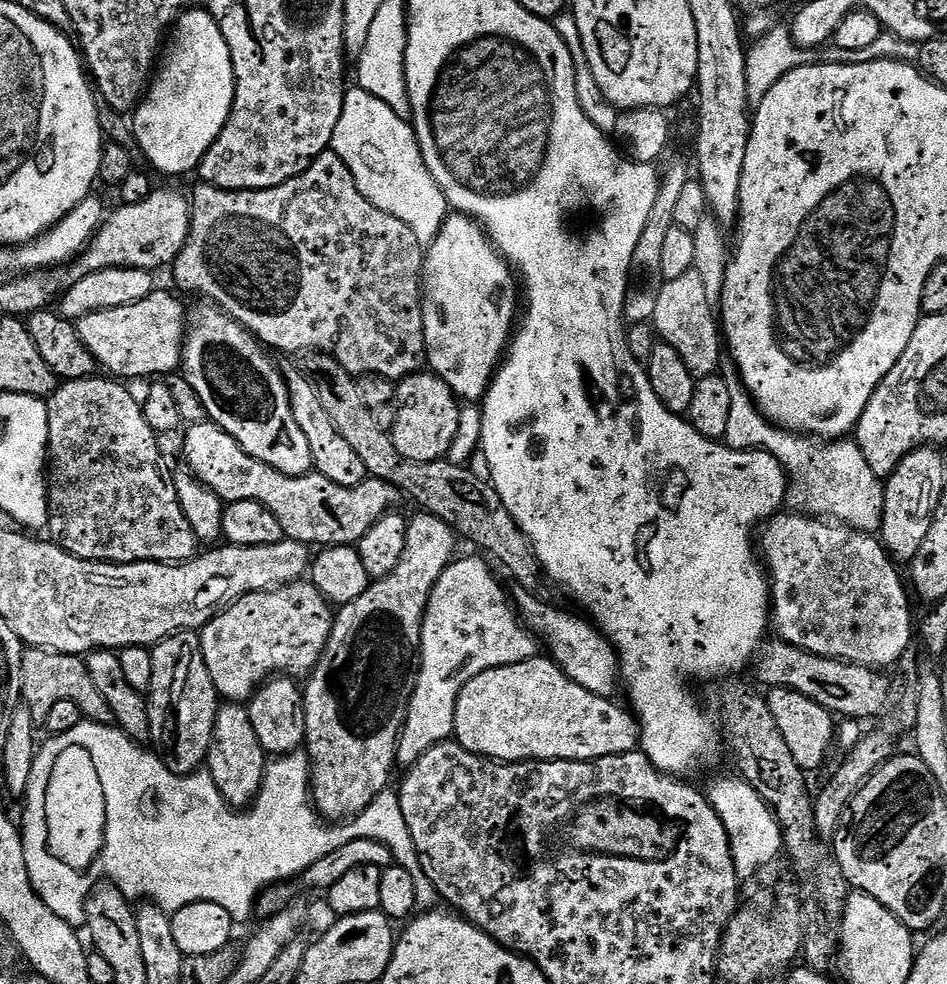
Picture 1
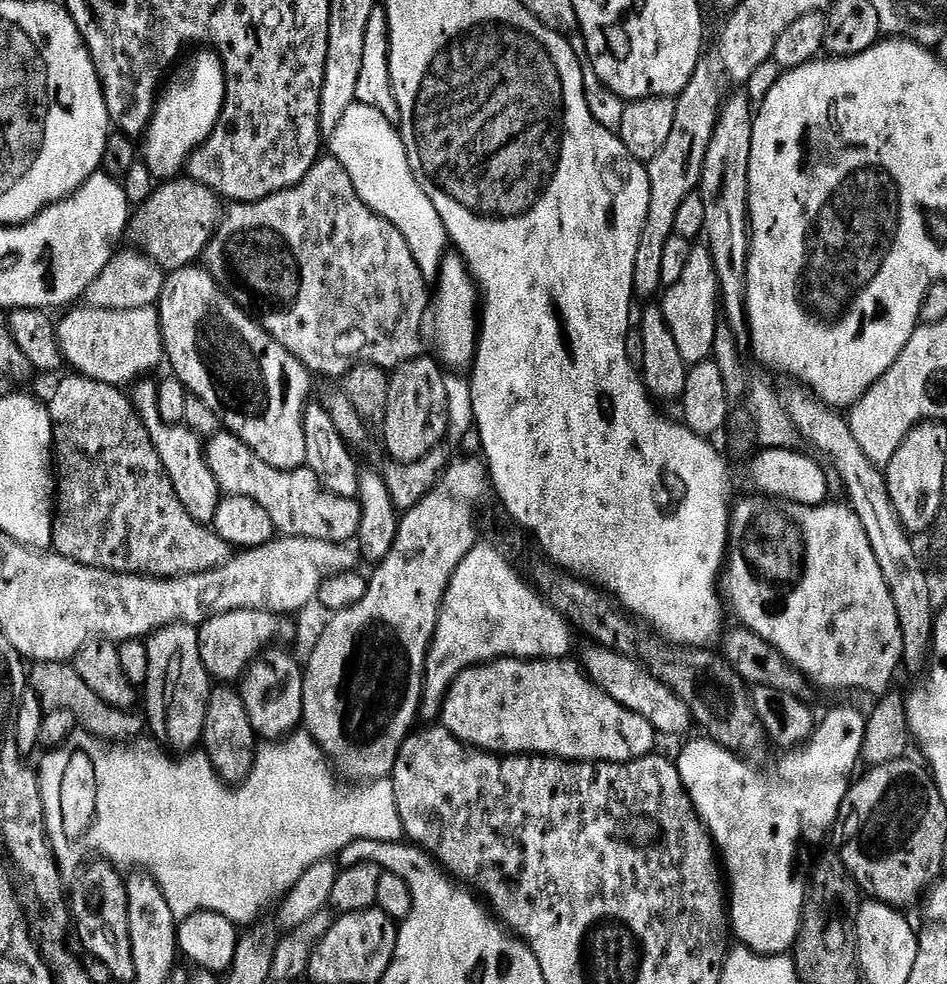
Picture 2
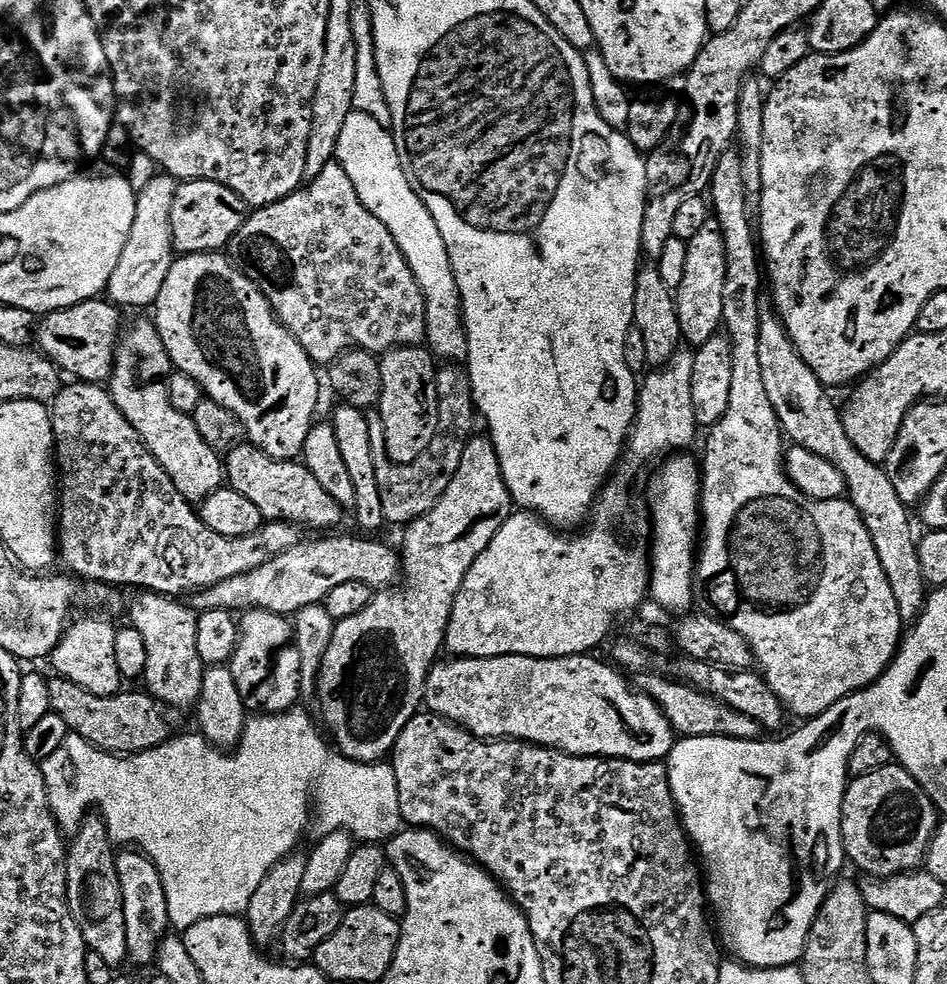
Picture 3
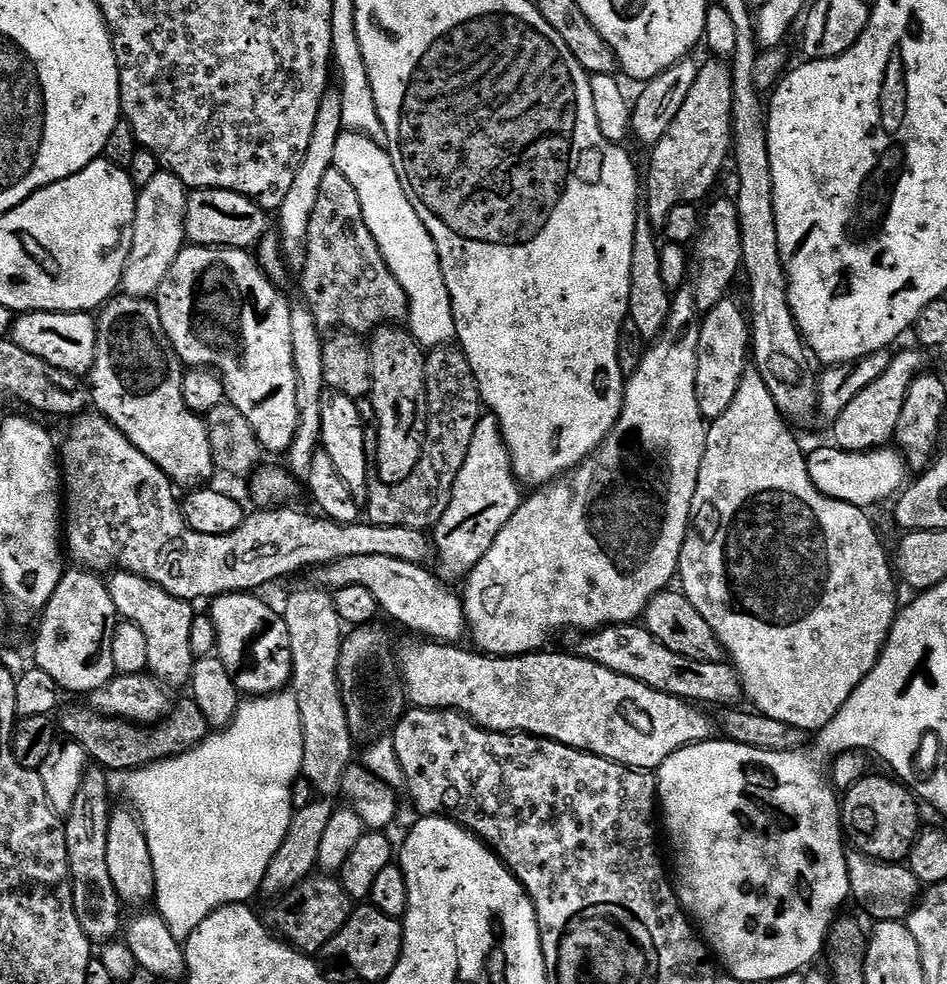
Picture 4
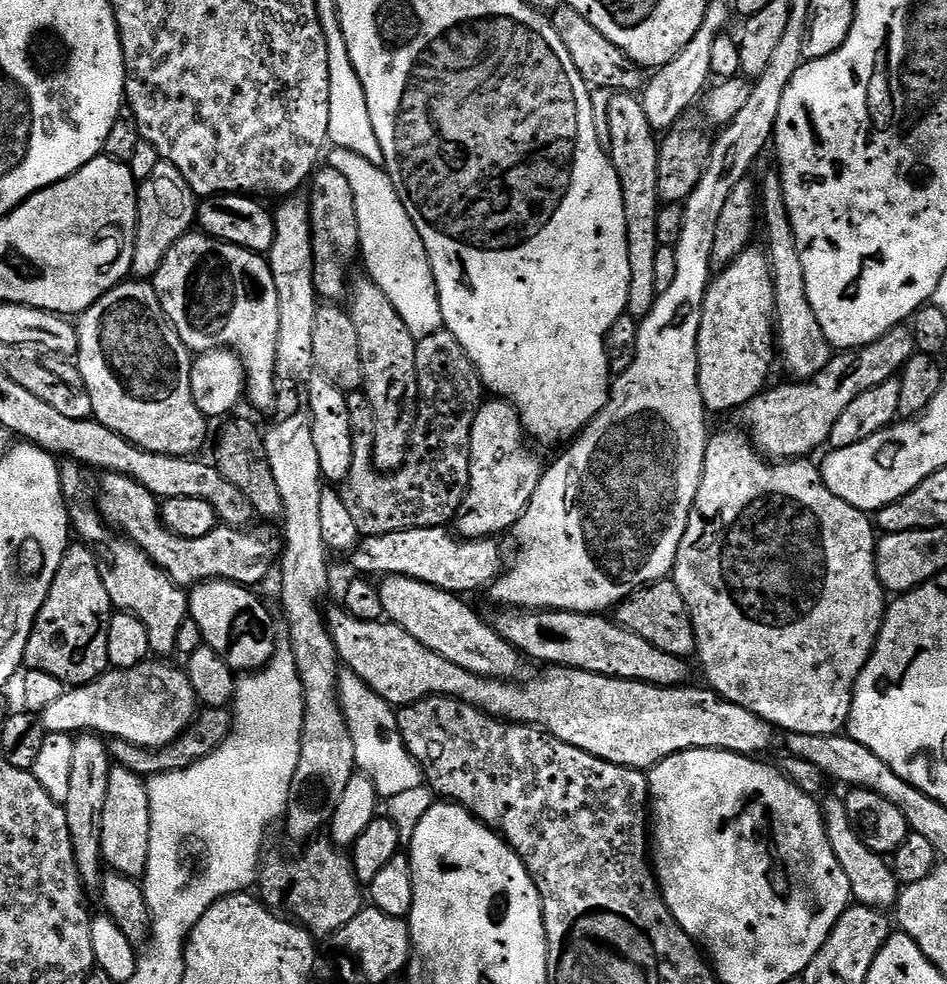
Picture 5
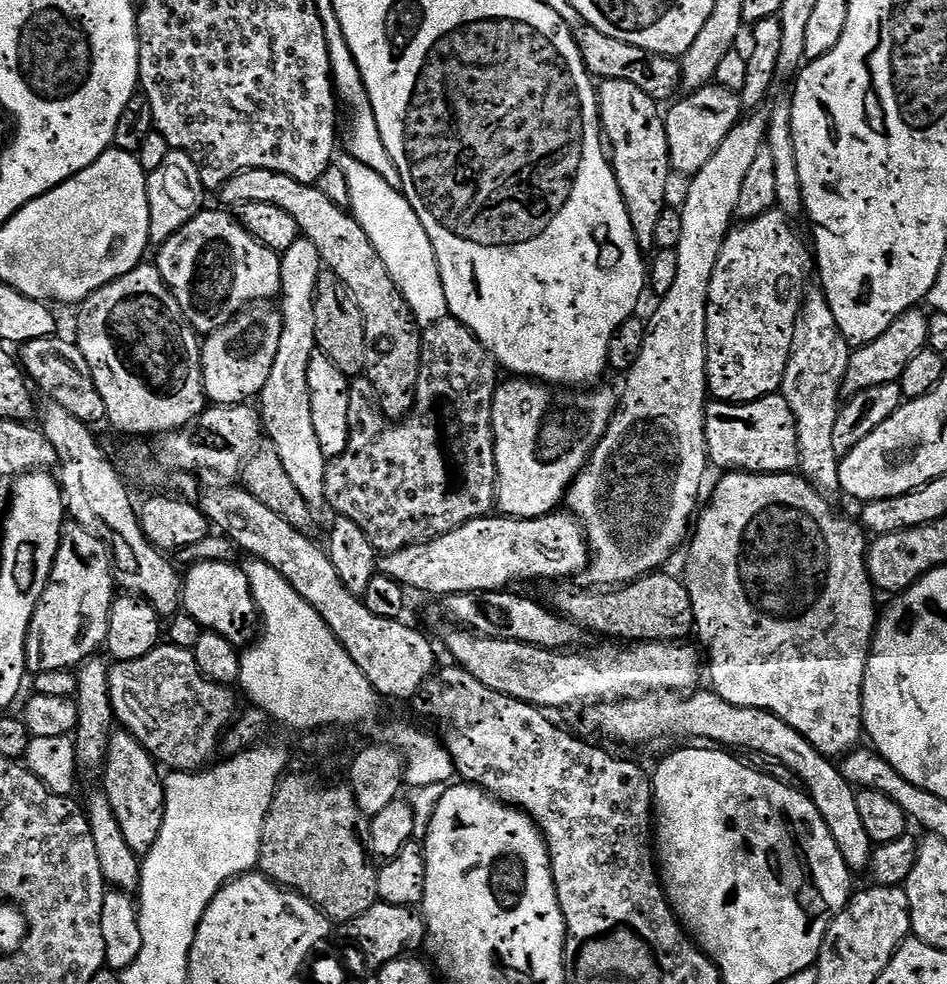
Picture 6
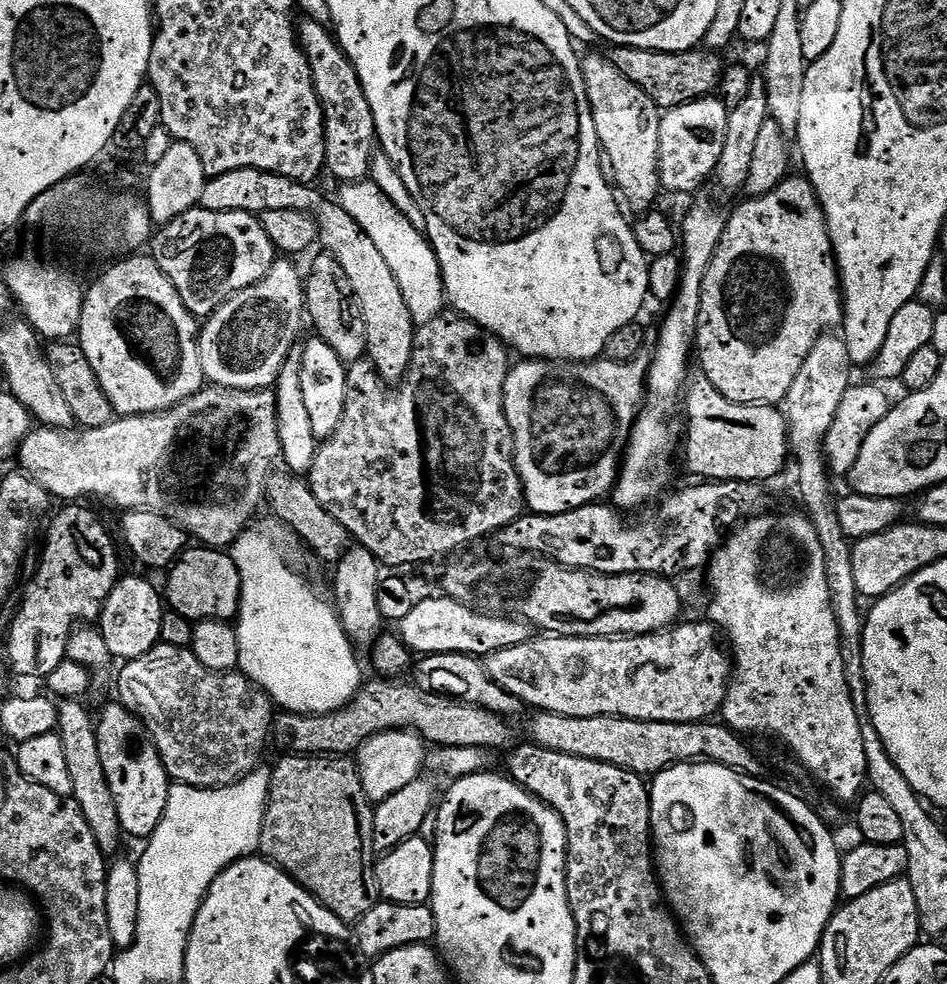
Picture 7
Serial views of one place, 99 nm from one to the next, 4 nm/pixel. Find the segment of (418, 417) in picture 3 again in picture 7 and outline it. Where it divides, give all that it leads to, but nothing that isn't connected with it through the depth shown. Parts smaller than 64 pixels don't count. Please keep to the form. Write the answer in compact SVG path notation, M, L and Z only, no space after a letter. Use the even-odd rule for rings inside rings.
M243 168L242 170L230 170L226 174L205 179L204 189L199 207L215 212L251 212L259 214L266 210L298 210L314 214L316 230L318 233L318 244L327 255L338 258L342 270L346 270L346 278L350 278L350 290L354 290L354 298L358 298L358 306L362 310L362 322L366 322L366 342L368 343L367 359L377 368L377 374L388 386L396 386L403 381L404 375L408 373L408 367L412 361L412 351L416 341L416 325L412 321L410 310L406 306L406 298L402 298L402 290L398 286L398 278L394 278L394 270L390 270L386 258L374 246L370 234L354 222L350 214L335 199L327 200L325 193L319 187L312 184L304 184L301 180L291 180L282 174L263 172L257 168Z

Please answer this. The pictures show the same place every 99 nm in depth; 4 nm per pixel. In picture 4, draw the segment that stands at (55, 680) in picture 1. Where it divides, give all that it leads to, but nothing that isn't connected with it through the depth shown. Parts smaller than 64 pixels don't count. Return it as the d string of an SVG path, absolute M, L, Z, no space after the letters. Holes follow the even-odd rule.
M185 698L180 705L178 703L169 711L168 715L160 720L159 723L133 723L131 720L120 719L117 716L106 716L95 709L83 704L72 704L61 707L58 712L58 728L61 733L64 732L69 741L80 744L84 747L85 752L93 761L96 760L101 769L109 773L123 774L132 771L133 768L145 768L147 764L153 764L159 760L169 760L178 754L190 751L194 746L198 746L210 735L210 725L206 714L191 698Z

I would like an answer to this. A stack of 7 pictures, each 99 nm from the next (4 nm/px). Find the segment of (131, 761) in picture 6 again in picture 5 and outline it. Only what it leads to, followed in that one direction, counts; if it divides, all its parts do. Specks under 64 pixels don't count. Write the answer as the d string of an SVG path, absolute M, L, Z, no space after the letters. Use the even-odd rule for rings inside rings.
M116 766L110 774L110 790L106 790L106 810L102 810L100 819L100 849L104 852L105 861L125 876L140 878L148 871L148 859L152 853L152 799L145 777L129 768Z

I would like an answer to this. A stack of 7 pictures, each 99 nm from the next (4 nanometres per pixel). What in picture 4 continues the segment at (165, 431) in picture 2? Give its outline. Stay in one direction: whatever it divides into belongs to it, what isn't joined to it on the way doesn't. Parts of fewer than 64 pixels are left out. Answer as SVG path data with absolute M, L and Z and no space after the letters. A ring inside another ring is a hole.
M120 294L104 305L98 316L98 346L96 361L90 373L90 400L95 411L111 421L120 433L150 462L163 470L173 485L184 490L195 490L207 485L218 469L212 451L208 426L203 415L194 413L188 408L184 397L184 373L186 365L174 350L166 330L162 326L160 311L155 299L147 296L129 296Z

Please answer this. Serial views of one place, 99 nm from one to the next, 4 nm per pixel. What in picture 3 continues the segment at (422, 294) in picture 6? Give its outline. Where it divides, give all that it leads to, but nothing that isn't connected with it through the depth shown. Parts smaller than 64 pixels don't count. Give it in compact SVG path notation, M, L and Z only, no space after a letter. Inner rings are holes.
M354 110L348 115L342 126L342 135L339 136L336 147L336 160L344 167L346 174L350 174L350 182L354 182L354 190L358 190L358 198L362 198L366 210L370 210L370 214L374 214L374 218L382 221L386 230L390 230L390 234L394 234L394 242L398 242L398 250L402 250L414 278L418 278L418 286L424 291L428 351L440 362L467 361L468 336L464 333L464 314L460 306L460 291L450 266L448 247L446 242L442 242L442 234L438 234L438 226L435 224L434 218L430 218L430 210L426 210L422 198L418 198L418 194L414 194L410 182L406 182L406 174L402 170L402 162L398 158L398 150L391 131L378 126L378 122L374 122L374 118Z

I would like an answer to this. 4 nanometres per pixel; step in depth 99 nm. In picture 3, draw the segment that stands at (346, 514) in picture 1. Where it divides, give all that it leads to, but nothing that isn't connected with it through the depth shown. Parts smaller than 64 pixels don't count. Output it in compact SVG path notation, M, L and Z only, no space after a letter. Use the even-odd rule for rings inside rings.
M241 442L236 447L228 449L224 460L224 471L227 487L238 490L238 494L250 498L250 502L254 502L254 506L262 510L265 521L295 524L304 530L307 528L330 528L326 530L332 530L335 529L332 527L339 522L340 515L342 515L340 504L334 502L330 494L326 494L326 490L318 483L318 478L310 474L310 470L304 463L296 460L272 460L261 448L254 447L251 442Z

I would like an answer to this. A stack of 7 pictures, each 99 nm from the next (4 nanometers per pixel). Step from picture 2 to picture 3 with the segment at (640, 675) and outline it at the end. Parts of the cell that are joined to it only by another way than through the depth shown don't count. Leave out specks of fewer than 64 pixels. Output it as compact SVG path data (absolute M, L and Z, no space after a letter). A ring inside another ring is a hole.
M644 674L639 677L639 691L646 693L655 704L666 714L666 718L672 724L672 731L677 737L683 738L734 738L735 740L758 740L761 739L762 729L754 718L746 718L738 710L734 710L728 704L723 704L716 697L701 692L699 688L691 688L689 684L683 683L675 678L667 680L664 676L648 676Z

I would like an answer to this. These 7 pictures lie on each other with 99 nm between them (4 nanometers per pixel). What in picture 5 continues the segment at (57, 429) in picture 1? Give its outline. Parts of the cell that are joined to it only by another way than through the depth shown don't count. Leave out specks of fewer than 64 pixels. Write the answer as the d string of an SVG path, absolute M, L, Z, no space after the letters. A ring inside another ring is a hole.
M108 474L104 477L100 492L98 488L103 515L135 541L180 587L193 588L206 580L233 580L236 584L257 586L274 572L281 559L282 540L277 529L275 532L272 528L245 530L243 527L220 526L211 536L182 538L164 524L158 497L150 489L129 476ZM447 527L436 528L416 528L416 529L402 529L394 533L378 533L376 536L363 537L362 543L355 549L355 552L351 555L352 564L357 568L357 573L360 574L372 574L368 572L380 572L379 574L385 574L387 576L410 576L415 580L422 580L427 584L433 584L446 590L447 592L455 592L457 594L468 594L464 592L476 592L479 588L487 589L491 585L492 581L497 579L505 571L506 563L504 564L504 556L500 553L500 548L496 545L497 541L492 538L485 538L482 540L469 540L467 538L461 538L459 535L453 534L451 531L448 533Z

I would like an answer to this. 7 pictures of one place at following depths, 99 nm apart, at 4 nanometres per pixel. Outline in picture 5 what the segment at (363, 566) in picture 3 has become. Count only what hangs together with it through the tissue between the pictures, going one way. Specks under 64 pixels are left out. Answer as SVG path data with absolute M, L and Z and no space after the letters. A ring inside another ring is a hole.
M410 576L383 577L381 596L387 615L401 624L426 647L444 658L489 678L519 677L522 653L508 640L503 640L491 623L488 624L455 592L415 580Z

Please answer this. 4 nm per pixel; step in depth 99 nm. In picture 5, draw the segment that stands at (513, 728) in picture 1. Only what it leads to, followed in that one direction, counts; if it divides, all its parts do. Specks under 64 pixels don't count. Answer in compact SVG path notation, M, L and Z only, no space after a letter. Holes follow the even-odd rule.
M340 606L327 609L326 620L336 643L341 665L350 670L351 675L365 680L383 700L393 706L407 706L424 700L427 696L454 696L483 708L491 716L545 729L562 742L578 746L606 762L625 764L628 768L641 770L651 770L666 758L691 748L717 748L723 752L737 752L743 756L755 757L757 754L764 754L760 752L766 751L772 744L773 725L768 724L758 714L722 698L708 686L660 688L657 684L644 684L640 680L623 680L583 672L577 668L555 666L549 667L541 676L536 676L525 684L516 684L520 682L512 678L489 678L468 671L426 647L401 624L384 624L383 619L359 620Z

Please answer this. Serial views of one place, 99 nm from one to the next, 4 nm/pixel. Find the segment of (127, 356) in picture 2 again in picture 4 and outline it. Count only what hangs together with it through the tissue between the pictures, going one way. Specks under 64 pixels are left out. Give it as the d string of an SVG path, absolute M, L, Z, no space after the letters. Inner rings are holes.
M26 312L15 317L10 339L22 346L22 350L41 356L50 366L84 378L96 361L97 327L97 317L87 312Z

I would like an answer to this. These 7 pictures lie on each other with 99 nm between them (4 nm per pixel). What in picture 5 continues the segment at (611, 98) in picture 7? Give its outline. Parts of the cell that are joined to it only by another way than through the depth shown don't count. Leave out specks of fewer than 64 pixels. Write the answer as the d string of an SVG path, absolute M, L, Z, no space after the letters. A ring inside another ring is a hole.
M616 94L608 108L608 128L612 134L612 144L610 140L610 155L613 164L616 165L619 174L620 181L624 186L624 205L626 206L626 212L628 214L628 249L630 250L630 258L632 259L632 282L630 284L630 298L628 299L628 312L637 318L643 318L648 315L649 310L656 304L656 297L658 295L656 291L656 254L658 251L658 233L656 230L656 224L660 221L660 210L662 207L662 197L660 194L660 145L661 141L658 139L657 129L652 127L650 118L646 116L646 110L642 103L641 97L636 94Z

